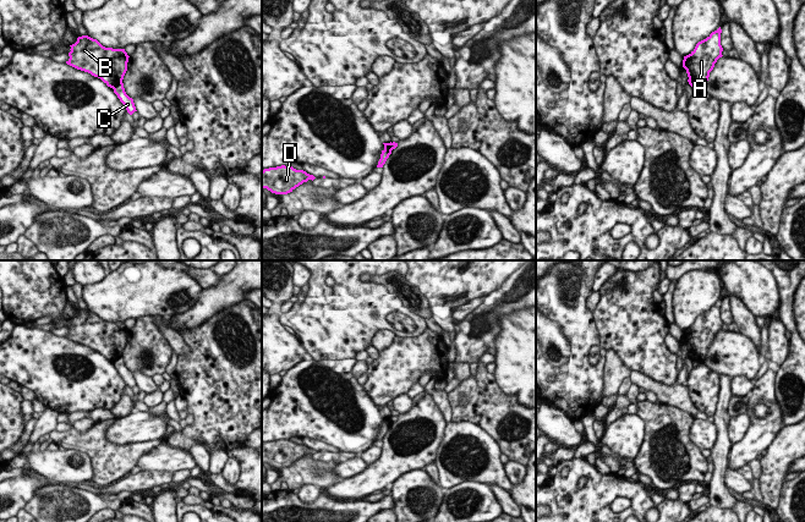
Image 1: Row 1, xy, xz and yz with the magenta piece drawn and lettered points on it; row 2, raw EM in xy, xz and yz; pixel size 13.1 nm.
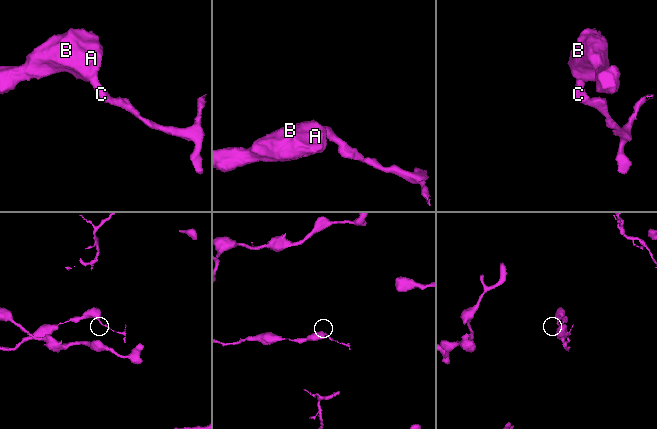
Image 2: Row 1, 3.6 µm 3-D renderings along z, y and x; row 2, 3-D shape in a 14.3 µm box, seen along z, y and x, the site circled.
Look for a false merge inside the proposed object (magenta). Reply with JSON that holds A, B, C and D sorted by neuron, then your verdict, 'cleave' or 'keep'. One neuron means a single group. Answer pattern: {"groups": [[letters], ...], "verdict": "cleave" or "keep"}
{"groups": [["A", "B", "D"], ["C"]], "verdict": "cleave"}

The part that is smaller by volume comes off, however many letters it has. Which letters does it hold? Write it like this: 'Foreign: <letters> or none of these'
Foreign: C

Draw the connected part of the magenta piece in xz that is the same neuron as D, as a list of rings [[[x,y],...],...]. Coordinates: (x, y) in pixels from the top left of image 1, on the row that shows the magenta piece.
[[[281,165],[262,171],[262,188],[267,188],[275,194],[288,194],[303,182],[307,182],[308,180],[313,181],[314,178],[313,175],[310,175],[303,170]]]

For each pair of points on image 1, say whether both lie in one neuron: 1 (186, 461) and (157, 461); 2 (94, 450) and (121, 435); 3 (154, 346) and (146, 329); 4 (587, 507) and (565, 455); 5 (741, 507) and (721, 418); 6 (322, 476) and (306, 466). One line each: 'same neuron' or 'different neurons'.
1: same neuron
2: different neurons
3: same neuron
4: different neurons
5: different neurons
6: same neuron

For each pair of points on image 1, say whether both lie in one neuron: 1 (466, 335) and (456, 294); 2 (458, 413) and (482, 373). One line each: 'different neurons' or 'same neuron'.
1: different neurons
2: same neuron

